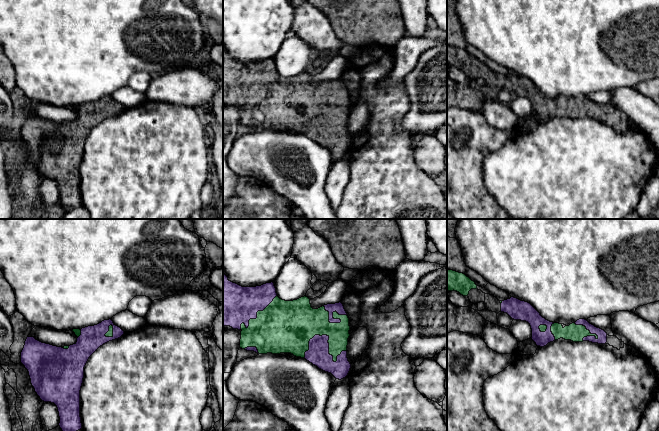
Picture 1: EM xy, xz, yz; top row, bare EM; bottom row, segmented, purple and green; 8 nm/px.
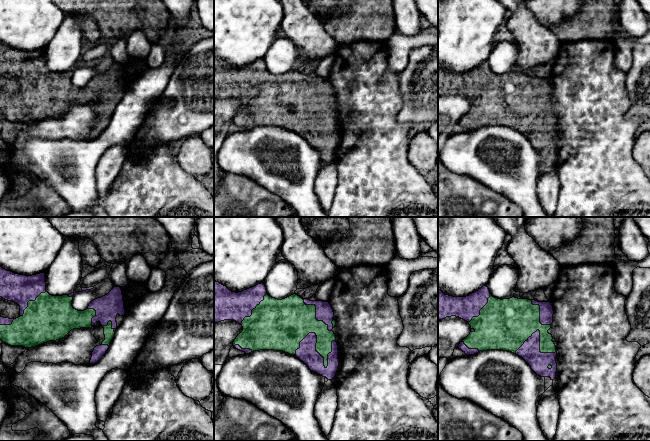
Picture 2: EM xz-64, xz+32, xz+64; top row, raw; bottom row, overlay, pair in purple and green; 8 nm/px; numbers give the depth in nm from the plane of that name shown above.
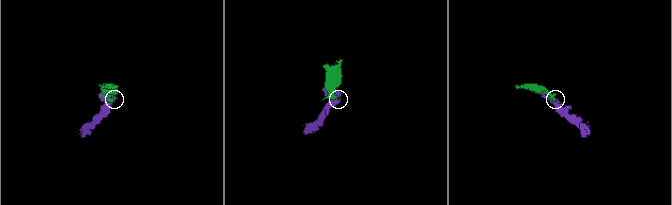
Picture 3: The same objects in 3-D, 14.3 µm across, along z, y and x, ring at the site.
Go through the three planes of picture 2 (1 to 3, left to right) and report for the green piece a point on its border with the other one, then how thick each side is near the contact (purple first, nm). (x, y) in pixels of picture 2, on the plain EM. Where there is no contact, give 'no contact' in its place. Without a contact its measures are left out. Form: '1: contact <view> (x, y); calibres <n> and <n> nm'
1: contact xz-64 (30, 76); calibres 240 and 360 nm
2: contact xz+32 (315, 126); calibres 150 and 240 nm
3: contact xz+64 (539, 111); calibres 160 and 380 nm

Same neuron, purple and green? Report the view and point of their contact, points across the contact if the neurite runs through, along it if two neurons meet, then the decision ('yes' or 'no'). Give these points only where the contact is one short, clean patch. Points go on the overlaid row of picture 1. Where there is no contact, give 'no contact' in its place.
meets purple in xz at (328, 338); yes

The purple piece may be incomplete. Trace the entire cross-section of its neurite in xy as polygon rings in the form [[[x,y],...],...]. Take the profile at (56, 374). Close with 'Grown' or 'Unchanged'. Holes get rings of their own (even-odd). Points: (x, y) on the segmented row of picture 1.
[[[111,319],[104,320],[94,326],[88,326],[81,330],[73,329],[72,331],[78,337],[77,342],[73,345],[64,346],[62,348],[42,343],[34,337],[27,337],[24,348],[21,352],[21,363],[28,370],[31,384],[37,395],[42,401],[51,402],[57,406],[60,417],[59,426],[62,431],[78,431],[82,429],[80,417],[80,390],[84,378],[84,367],[89,357],[103,344],[118,339],[124,334],[124,331],[120,327],[116,326]]]. Grown

